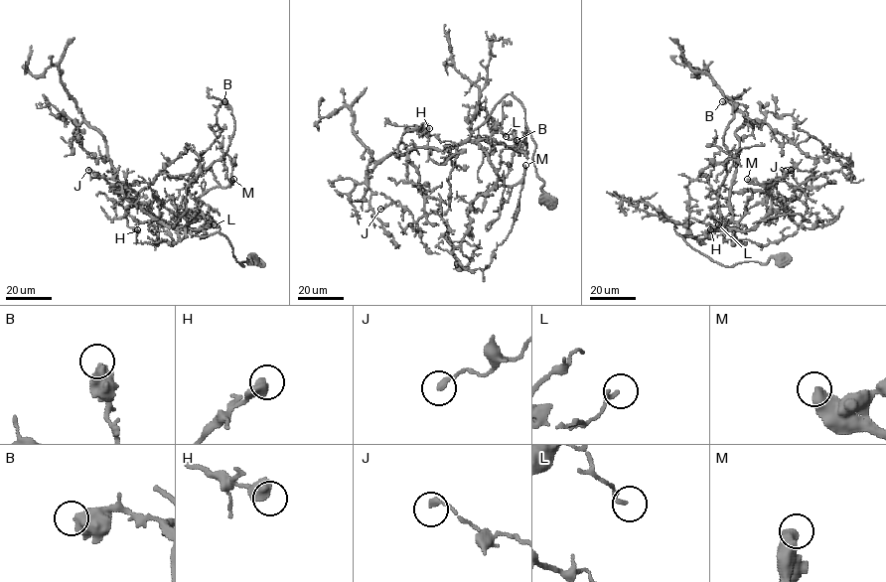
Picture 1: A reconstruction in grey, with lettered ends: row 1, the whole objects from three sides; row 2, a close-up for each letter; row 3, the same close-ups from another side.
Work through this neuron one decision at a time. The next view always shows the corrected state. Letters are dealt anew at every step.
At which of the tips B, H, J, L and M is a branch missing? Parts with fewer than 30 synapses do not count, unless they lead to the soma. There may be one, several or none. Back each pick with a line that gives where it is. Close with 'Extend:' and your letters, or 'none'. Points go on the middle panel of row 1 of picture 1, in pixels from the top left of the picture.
Extend: none

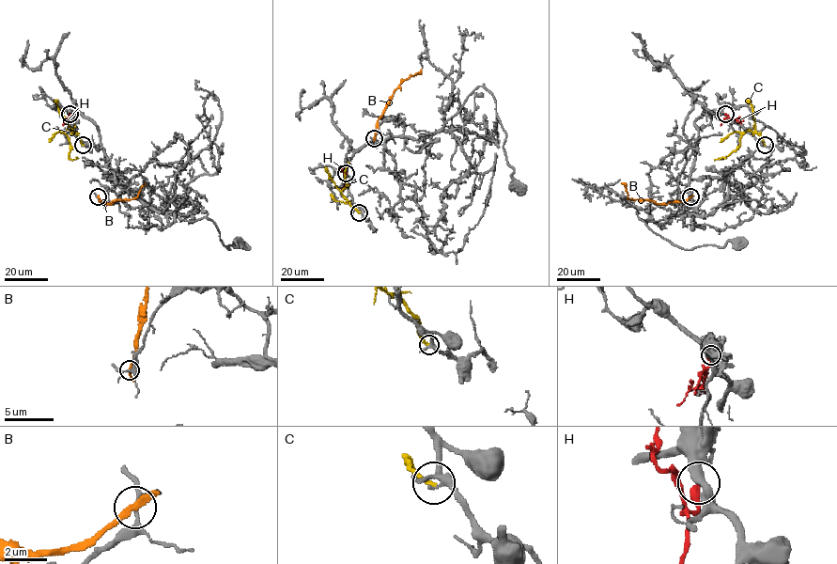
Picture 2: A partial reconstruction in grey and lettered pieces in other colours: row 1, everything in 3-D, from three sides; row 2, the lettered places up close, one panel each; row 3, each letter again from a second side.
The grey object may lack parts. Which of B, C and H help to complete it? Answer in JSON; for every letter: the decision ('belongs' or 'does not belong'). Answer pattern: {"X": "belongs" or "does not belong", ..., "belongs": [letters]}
{"B": "does not belong", "C": "does not belong", "H": "does not belong", "belongs": []}

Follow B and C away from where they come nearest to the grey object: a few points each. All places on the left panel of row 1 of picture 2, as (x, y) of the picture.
B: (98, 196), (106, 204), (131, 199), (146, 182)
C: (83, 145), (75, 133), (65, 132), (69, 146), (68, 158), (78, 158)

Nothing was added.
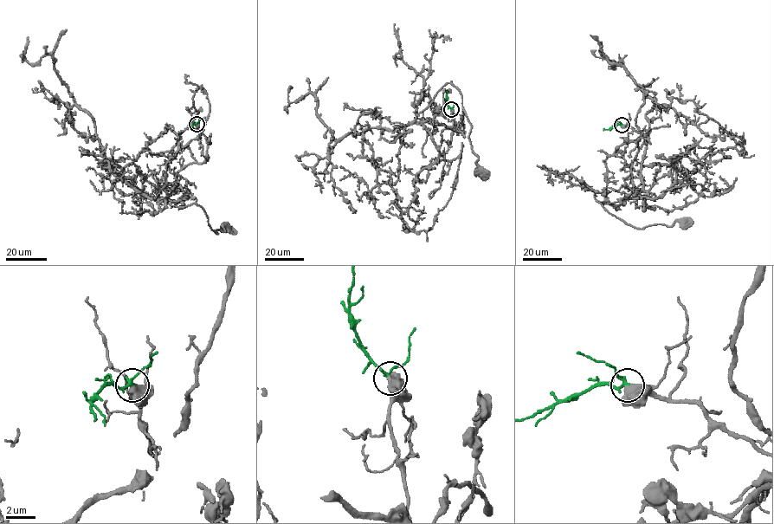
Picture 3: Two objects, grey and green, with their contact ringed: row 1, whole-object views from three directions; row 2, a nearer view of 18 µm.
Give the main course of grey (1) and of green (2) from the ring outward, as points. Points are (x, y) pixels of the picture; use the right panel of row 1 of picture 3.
1: (622, 125), (642, 135), (632, 162), (635, 195), (608, 203), (596, 199), (639, 229), (685, 223)
2: (622, 125), (603, 130)

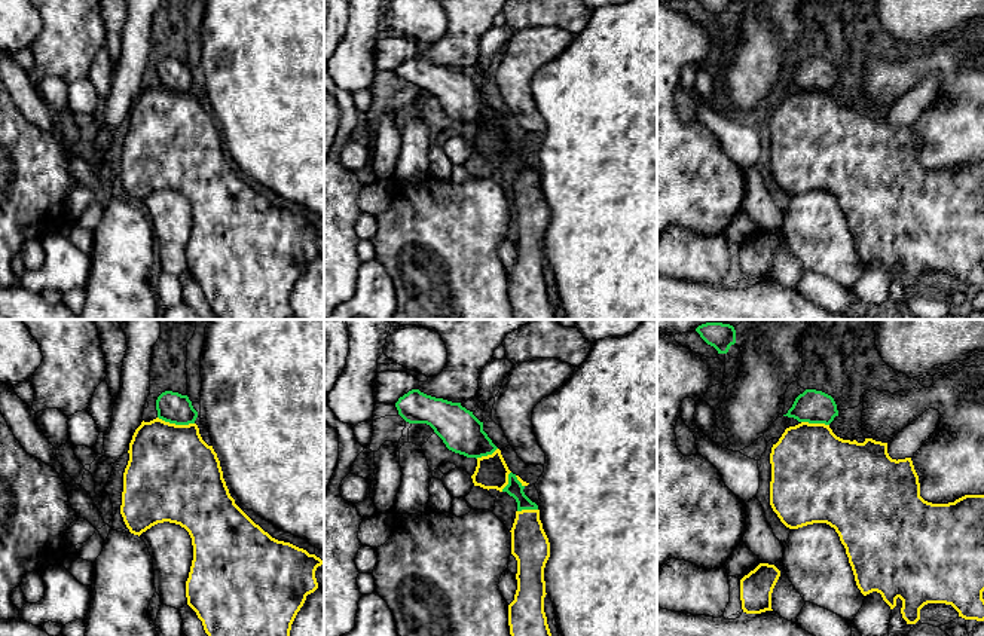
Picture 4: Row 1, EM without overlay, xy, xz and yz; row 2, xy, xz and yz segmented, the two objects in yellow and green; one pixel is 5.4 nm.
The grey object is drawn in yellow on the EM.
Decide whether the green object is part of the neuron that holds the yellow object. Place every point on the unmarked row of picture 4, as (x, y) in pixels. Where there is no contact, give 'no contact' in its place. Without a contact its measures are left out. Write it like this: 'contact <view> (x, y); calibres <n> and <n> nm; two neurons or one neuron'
contact xy (174, 91); calibres 480 and 170 nm; one neuron

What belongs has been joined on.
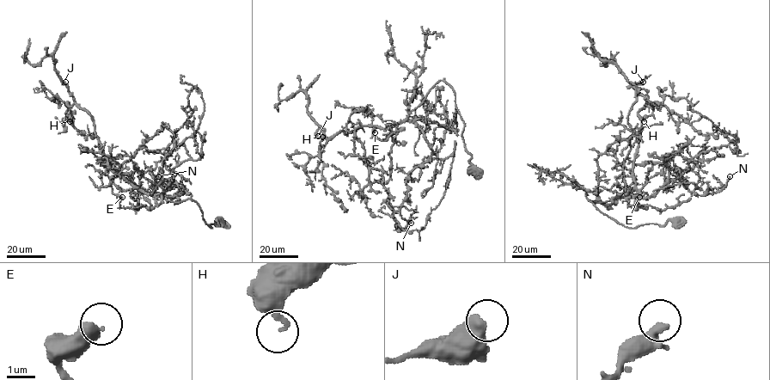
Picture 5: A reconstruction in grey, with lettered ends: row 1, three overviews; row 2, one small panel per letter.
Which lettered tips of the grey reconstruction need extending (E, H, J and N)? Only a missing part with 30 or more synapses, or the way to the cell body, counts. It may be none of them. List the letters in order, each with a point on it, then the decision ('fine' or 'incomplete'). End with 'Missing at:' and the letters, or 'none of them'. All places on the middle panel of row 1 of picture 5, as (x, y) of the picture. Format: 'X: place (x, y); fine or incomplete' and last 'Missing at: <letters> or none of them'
E: place (375, 132); fine
H: place (322, 137); fine
J: place (318, 136); fine
N: place (411, 223); incomplete
Missing at: N

